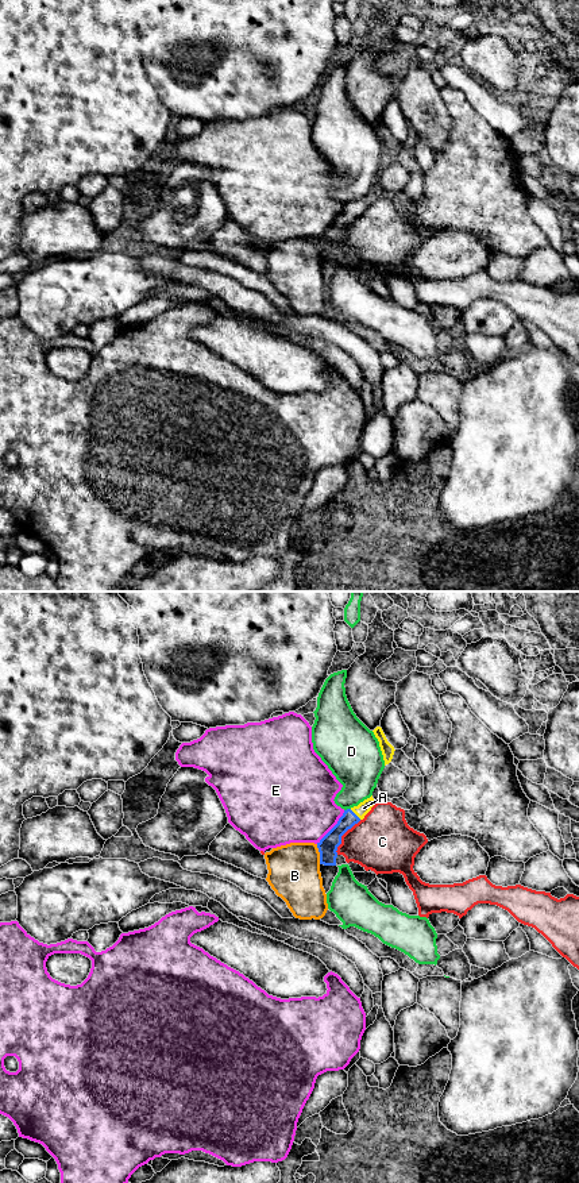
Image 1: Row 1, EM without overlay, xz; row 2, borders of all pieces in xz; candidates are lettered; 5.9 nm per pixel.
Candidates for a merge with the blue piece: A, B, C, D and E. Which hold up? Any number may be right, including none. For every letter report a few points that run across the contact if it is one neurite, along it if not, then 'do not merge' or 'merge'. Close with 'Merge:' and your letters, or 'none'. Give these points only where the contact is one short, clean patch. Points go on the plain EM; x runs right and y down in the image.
A: line xz (328, 239), (354, 208), (363, 203); merge
B: do not merge
C: do not merge
D: do not merge
E: do not merge
Merge: A

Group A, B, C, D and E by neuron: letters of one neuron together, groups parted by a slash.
A / B / C / D / E

